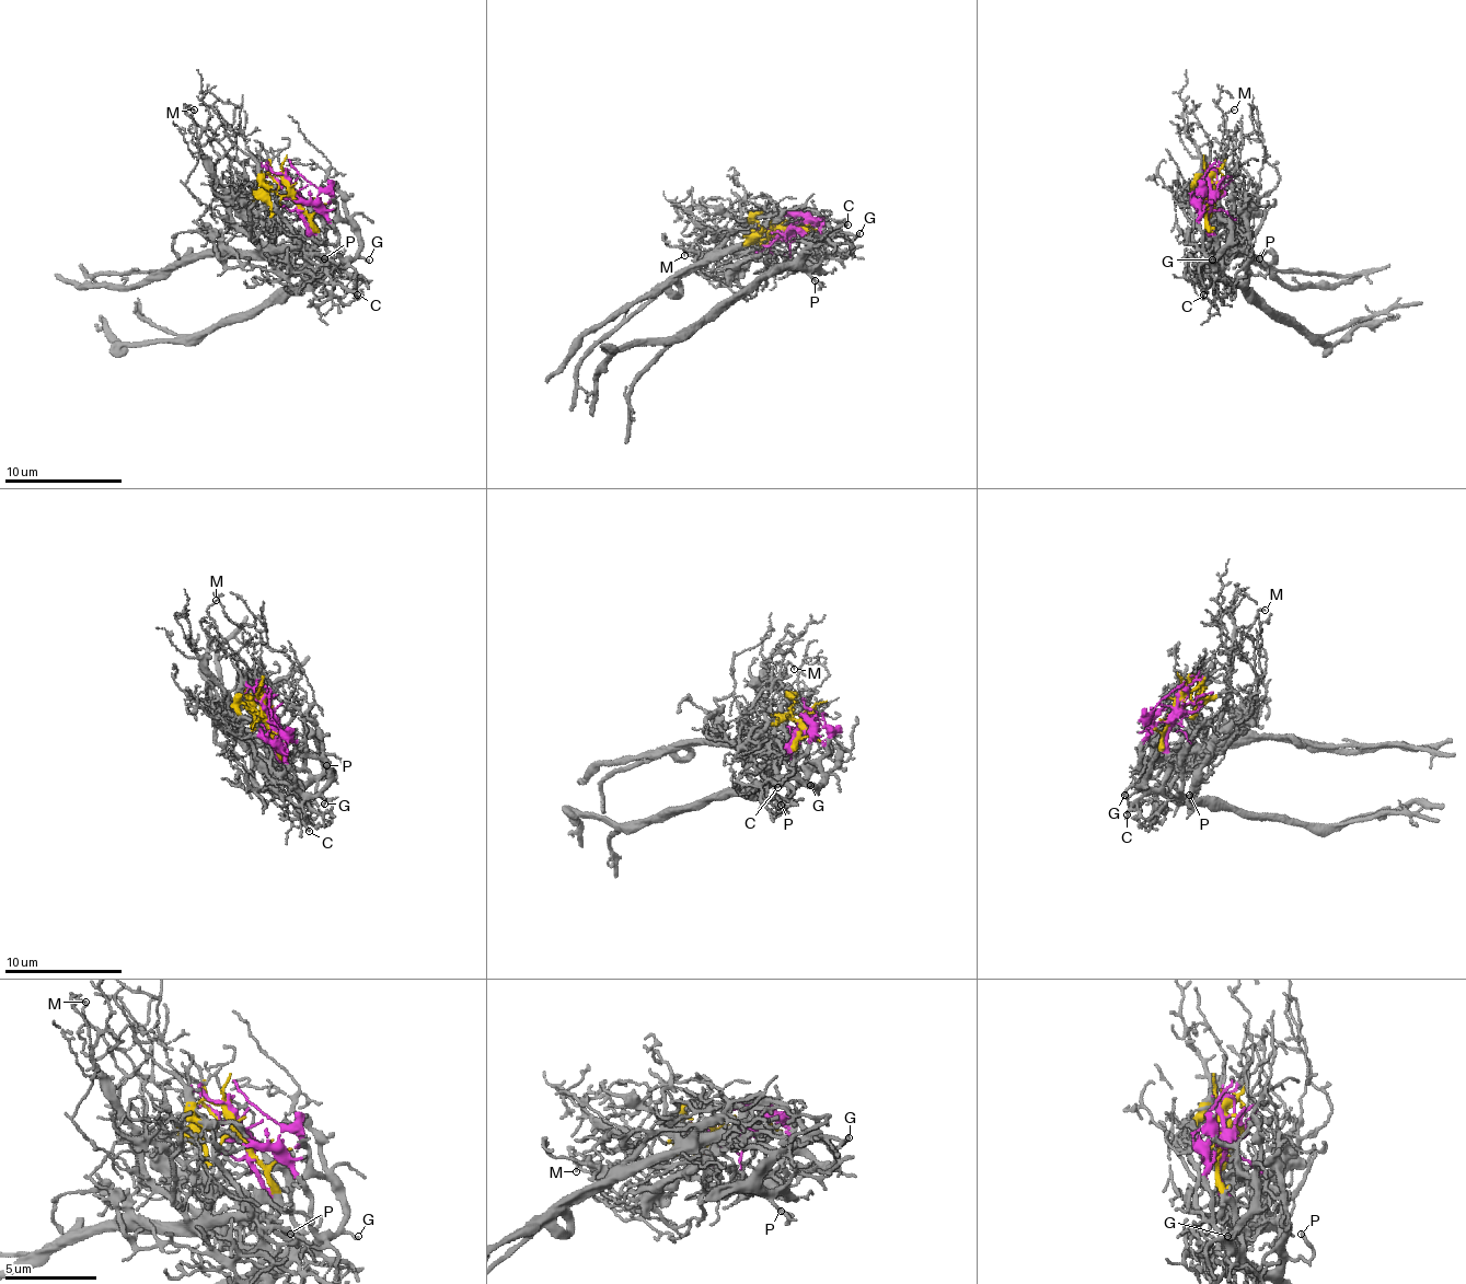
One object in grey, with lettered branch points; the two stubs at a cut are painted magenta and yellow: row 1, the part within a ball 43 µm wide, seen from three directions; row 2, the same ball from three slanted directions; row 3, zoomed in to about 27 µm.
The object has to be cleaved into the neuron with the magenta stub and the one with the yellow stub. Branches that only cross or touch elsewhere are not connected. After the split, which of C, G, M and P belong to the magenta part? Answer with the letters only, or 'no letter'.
C, G, P

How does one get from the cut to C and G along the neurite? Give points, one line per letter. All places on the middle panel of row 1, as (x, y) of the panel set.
C: (785, 230), (823, 221), (832, 227), (844, 221), (846, 223)
G: (785, 230), (817, 221), (829, 223), (850, 239), (858, 232)

